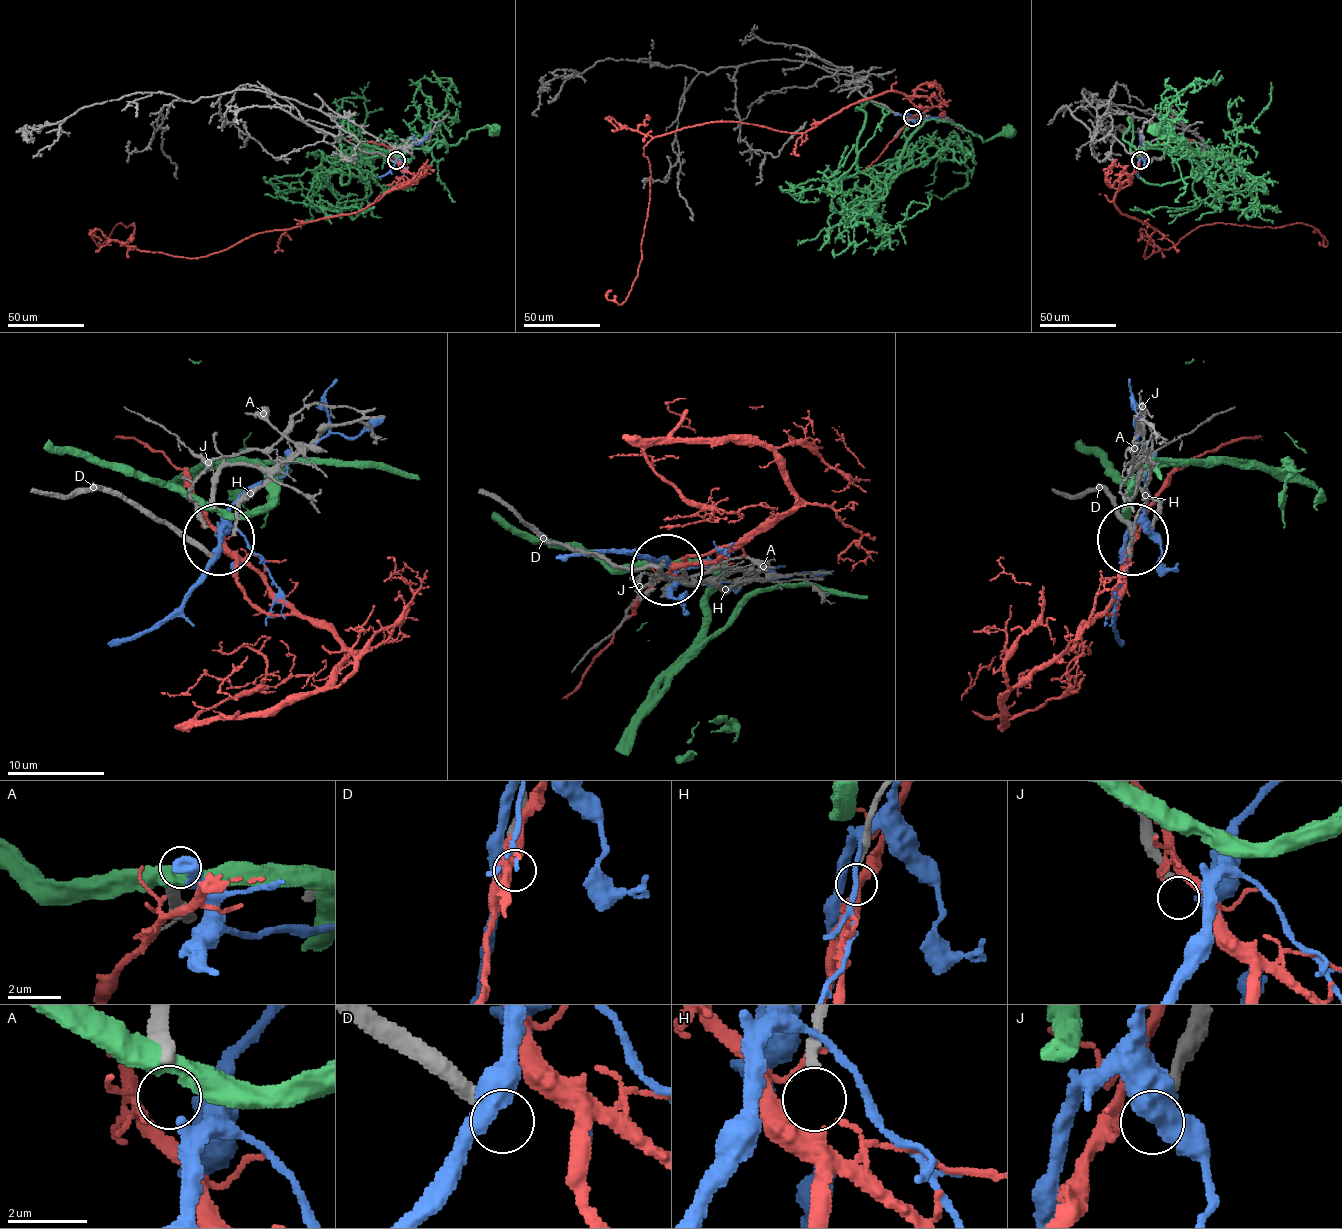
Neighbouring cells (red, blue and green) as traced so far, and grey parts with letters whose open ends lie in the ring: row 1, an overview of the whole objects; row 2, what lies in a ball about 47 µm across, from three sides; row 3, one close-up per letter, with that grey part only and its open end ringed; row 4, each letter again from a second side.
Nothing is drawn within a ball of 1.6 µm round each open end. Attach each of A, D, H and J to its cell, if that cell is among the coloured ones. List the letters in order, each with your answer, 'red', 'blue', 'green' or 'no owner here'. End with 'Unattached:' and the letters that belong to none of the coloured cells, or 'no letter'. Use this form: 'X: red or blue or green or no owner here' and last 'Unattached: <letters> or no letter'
A: blue
D: no owner here
H: red
J: no owner here
Unattached: D, J

